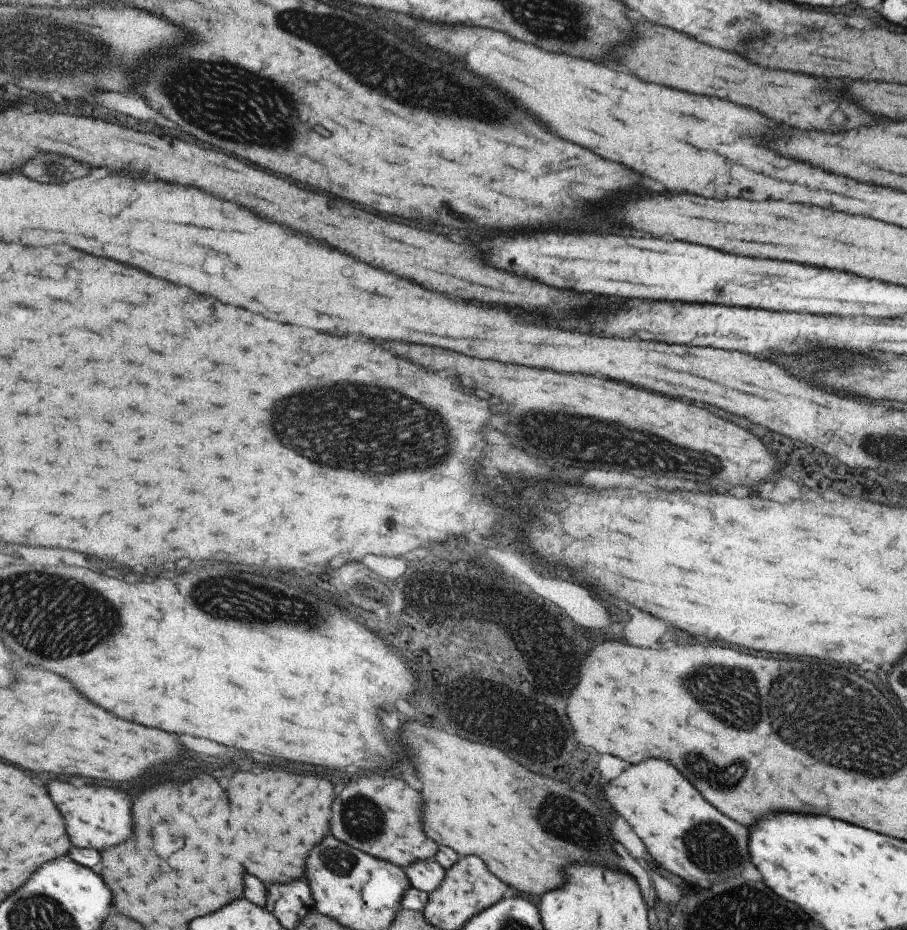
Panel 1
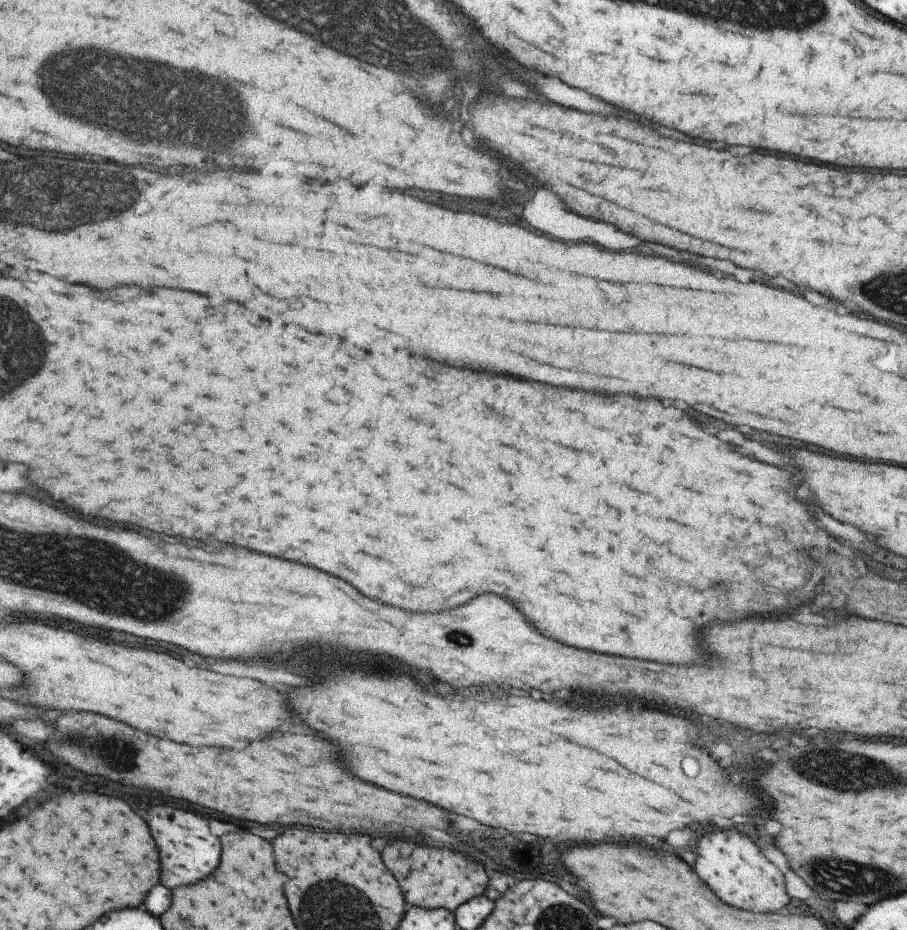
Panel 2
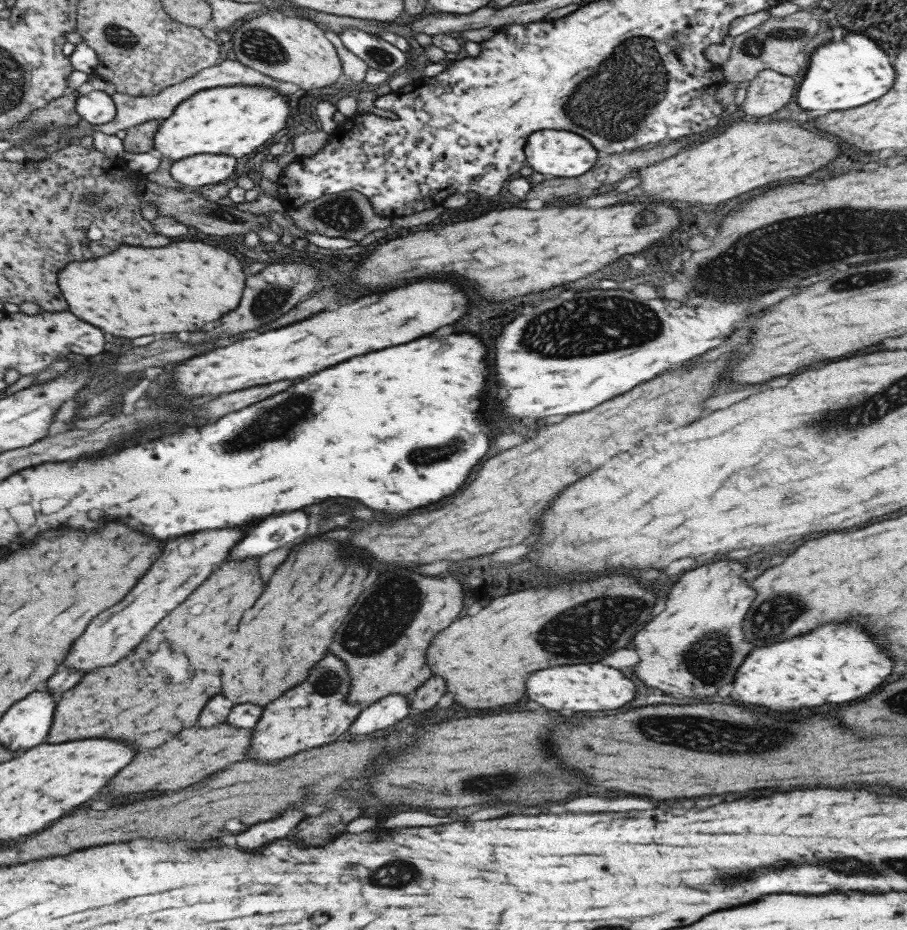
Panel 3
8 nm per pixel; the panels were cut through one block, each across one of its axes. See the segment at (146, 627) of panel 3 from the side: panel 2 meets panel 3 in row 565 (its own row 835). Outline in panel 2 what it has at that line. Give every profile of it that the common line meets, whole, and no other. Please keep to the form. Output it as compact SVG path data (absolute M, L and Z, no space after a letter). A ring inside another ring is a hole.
M153 806L149 810L147 826L159 848L159 862L161 862L159 880L165 888L173 890L177 886L195 884L207 878L219 866L221 844L219 838L209 832L209 826L203 818L197 818L191 812L173 806Z

